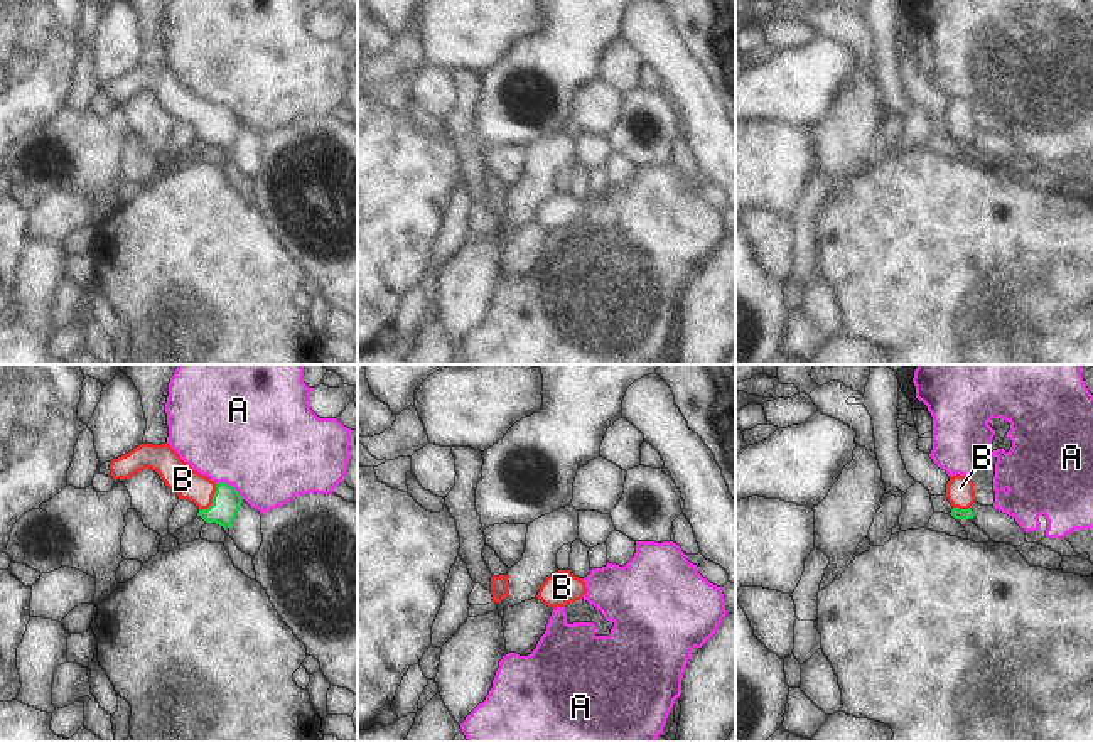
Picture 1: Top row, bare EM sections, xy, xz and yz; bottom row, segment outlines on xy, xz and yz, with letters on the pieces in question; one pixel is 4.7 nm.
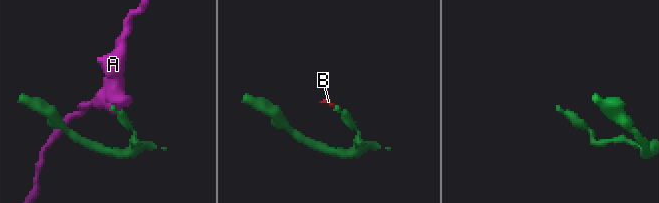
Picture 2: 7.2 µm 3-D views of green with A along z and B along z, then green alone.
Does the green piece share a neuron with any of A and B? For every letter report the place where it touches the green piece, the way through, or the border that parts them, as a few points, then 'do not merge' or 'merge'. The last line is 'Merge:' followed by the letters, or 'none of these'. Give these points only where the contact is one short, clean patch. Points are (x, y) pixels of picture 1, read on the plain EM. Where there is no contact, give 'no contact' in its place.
A: xy (230, 108) | do not merge
B: xy (213, 122) | across xy (226, 123), (213, 122), (183, 102) | merge
Merge: B

